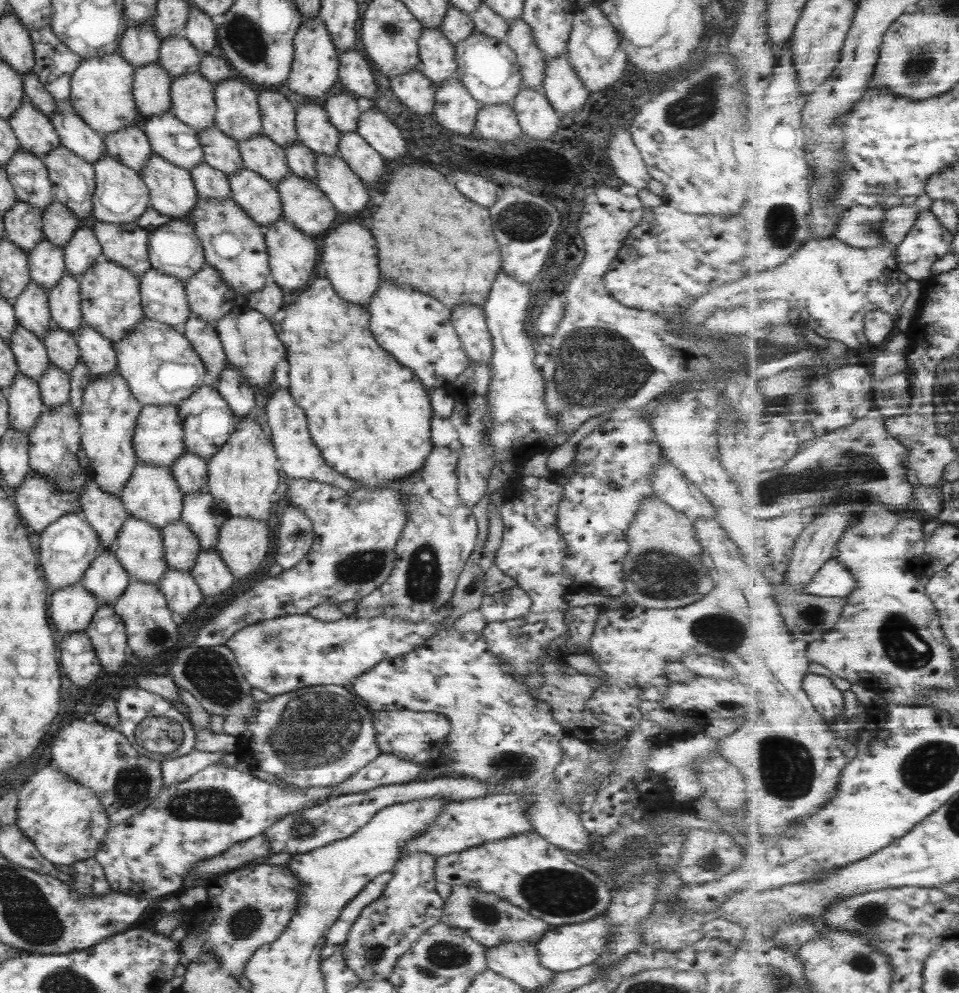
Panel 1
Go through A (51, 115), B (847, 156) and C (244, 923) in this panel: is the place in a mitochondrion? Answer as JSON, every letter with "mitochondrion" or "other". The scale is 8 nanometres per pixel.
{"A":"other","B":"other","C":"mitochondrion"}

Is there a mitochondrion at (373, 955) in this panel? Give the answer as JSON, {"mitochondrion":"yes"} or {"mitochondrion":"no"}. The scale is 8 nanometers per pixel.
{"mitochondrion":"yes"}

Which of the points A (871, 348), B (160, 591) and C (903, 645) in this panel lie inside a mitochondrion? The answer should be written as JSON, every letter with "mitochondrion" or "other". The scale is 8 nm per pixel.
{"A":"other","B":"other","C":"mitochondrion"}

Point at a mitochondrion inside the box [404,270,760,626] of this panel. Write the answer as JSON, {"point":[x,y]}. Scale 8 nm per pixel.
{"point":[584,377]}

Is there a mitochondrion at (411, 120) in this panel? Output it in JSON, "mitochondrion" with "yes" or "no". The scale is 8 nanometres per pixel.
{"mitochondrion":"no"}

